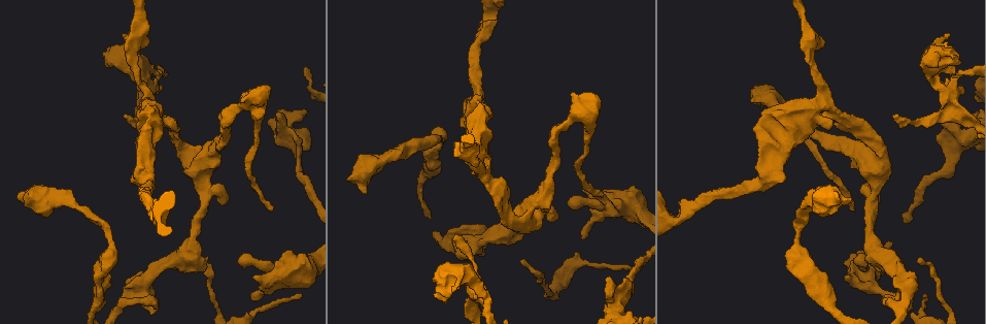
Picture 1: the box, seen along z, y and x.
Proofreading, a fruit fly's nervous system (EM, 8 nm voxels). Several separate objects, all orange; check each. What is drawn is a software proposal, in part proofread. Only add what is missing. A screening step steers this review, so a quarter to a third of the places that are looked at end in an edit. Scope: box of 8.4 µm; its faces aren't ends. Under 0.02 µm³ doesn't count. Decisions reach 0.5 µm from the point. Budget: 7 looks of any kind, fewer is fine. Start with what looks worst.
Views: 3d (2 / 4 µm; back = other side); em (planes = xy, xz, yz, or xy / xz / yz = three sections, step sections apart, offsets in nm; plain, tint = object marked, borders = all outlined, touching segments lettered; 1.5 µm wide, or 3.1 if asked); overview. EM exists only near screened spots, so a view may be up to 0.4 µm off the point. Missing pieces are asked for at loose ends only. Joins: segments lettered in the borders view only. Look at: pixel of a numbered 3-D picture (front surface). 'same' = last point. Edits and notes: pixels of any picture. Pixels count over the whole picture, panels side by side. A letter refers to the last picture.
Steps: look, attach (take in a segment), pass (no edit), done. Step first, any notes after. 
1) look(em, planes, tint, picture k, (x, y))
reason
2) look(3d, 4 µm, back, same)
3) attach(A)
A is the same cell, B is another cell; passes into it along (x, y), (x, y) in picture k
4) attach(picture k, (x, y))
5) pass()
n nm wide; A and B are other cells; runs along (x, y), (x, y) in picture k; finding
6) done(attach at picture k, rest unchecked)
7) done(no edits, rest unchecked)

look(3d, 2 µm, picture 1, (253, 298))
free end

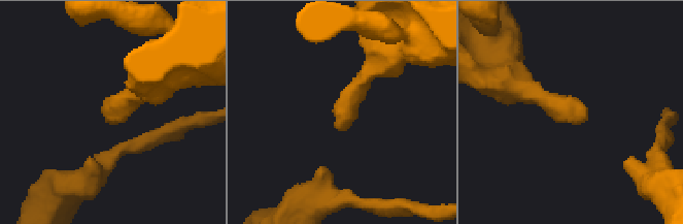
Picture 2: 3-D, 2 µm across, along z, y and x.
look(em, planes, borders, picture 2, (587, 116))

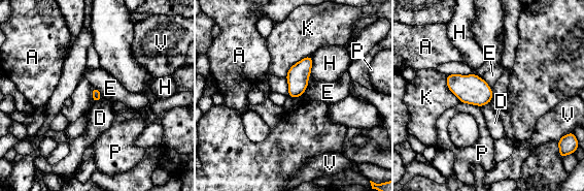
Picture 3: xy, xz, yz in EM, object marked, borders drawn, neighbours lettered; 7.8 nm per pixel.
pass()
A, D, E, H, K, P and V are other cells; border along (491, 101), (481, 107) in picture 3; none of them fits

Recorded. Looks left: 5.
look(em, planes, borders, picture 1, (853, 211))
branch stops here

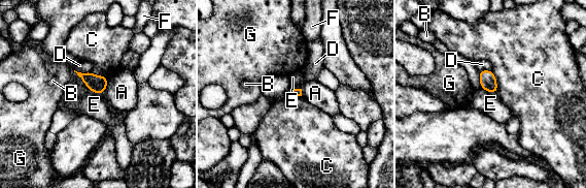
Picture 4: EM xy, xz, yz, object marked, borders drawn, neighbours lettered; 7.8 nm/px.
pass()
C touches over 190 nm; A, B, C, D, E, F and G are other cells; border along (480, 88), (495, 94) in picture 4; no lettered segment goes on from it

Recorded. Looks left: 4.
look(em, planes, plain, picture 1, (130, 304))

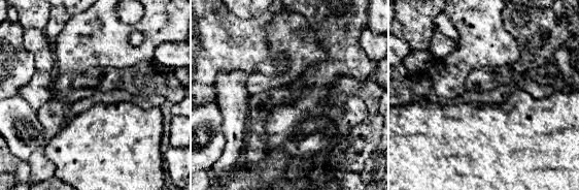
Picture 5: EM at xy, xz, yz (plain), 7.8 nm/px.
look(em, planes, borders, same)

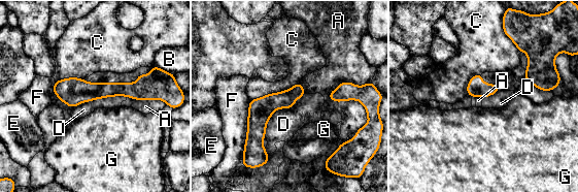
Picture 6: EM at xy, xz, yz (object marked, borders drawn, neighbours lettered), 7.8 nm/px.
pass()
D touches over 480 nm; A, B, C, D, E, F and G are other cells; runs along (55, 90), (145, 90), (154, 94) in picture 6; no lettered segment goes on from it

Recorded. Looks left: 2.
done(no edits, rest unchecked)

